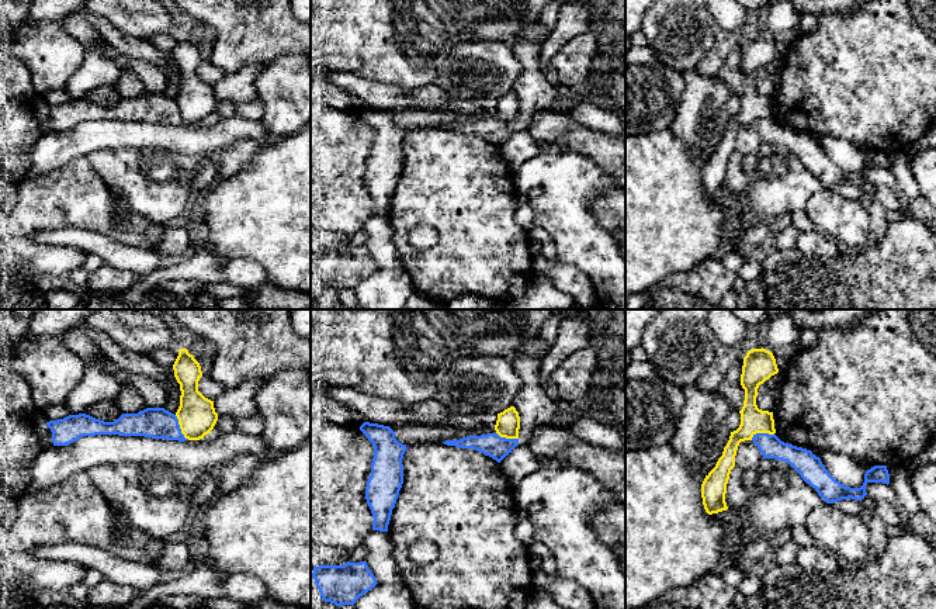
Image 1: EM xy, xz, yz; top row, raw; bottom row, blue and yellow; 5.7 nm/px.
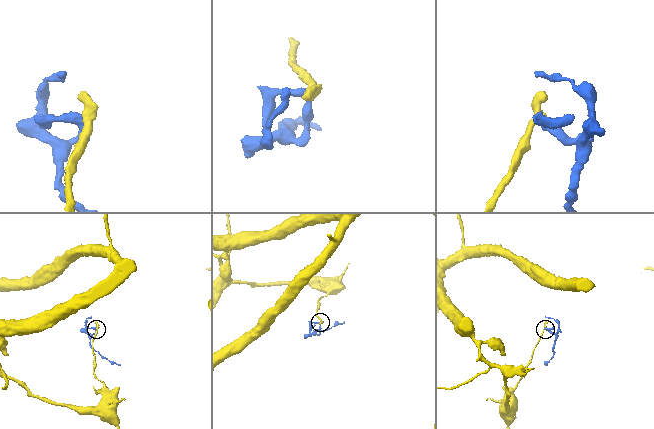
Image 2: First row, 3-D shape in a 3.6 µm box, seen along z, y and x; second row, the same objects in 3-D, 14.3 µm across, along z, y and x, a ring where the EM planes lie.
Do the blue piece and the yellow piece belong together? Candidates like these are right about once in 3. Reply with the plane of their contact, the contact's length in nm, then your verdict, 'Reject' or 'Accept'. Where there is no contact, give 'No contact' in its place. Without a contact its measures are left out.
Touches blue in xy. Shared border 170 nm. Reject

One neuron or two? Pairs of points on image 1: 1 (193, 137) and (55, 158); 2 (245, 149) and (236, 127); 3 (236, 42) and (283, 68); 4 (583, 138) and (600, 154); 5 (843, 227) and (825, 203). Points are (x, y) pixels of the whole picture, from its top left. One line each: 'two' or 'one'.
1: one
2: two
3: two
4: one
5: one

